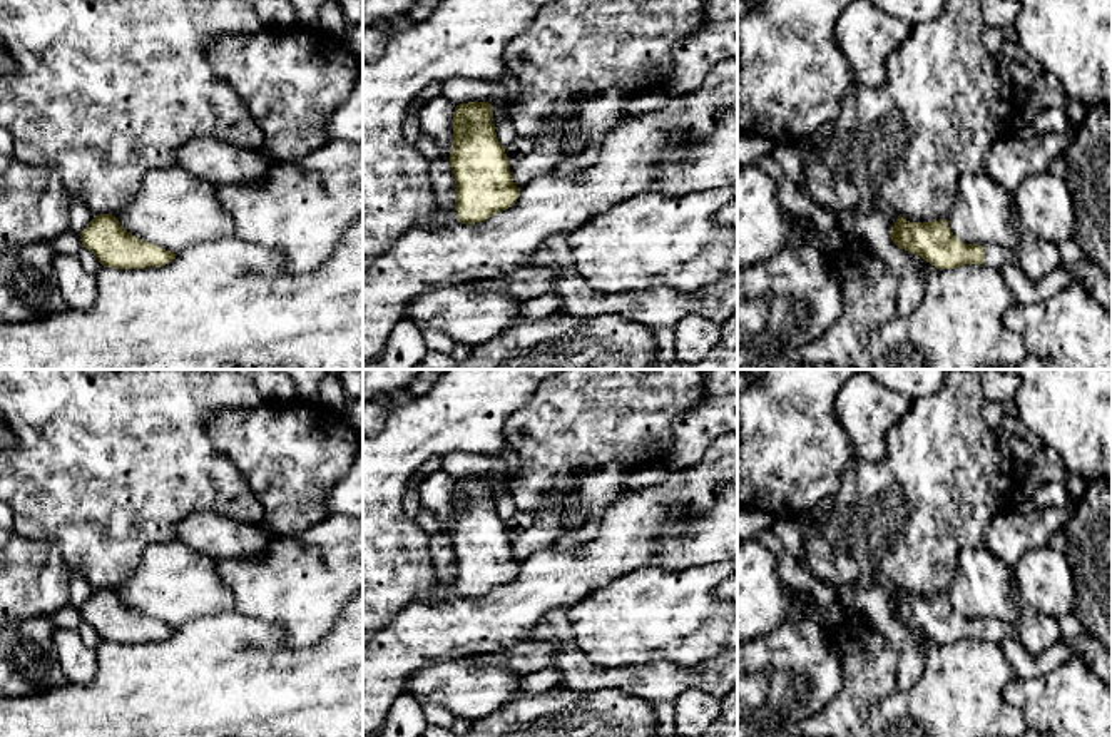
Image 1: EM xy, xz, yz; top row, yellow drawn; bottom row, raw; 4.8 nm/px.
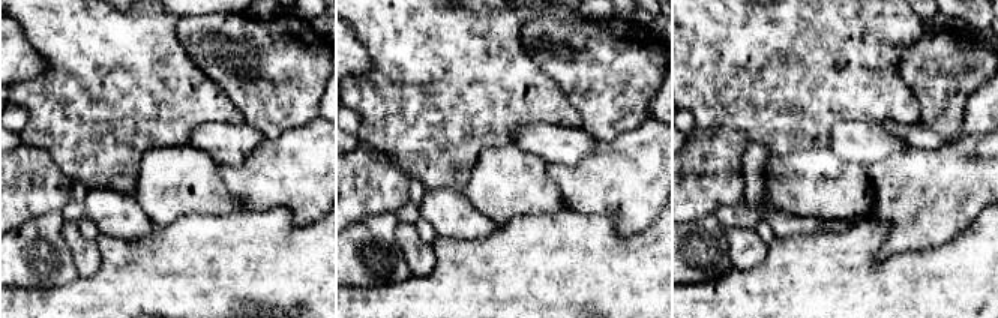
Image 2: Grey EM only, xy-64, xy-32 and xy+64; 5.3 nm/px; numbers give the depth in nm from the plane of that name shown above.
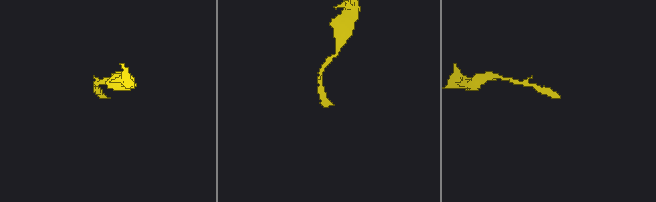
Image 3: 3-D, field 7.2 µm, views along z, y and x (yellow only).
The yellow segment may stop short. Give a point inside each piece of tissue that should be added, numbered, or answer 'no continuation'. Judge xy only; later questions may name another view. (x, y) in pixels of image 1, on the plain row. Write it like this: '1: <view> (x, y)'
no continuation

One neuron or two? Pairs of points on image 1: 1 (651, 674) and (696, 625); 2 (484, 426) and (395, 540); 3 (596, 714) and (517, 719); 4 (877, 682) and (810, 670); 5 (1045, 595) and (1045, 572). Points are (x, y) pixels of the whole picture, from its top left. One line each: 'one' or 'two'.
1: two
2: one
3: one
4: two
5: one

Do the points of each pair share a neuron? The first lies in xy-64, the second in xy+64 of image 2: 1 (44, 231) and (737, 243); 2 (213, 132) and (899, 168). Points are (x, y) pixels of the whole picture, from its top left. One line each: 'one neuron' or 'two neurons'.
1: two neurons
2: two neurons

